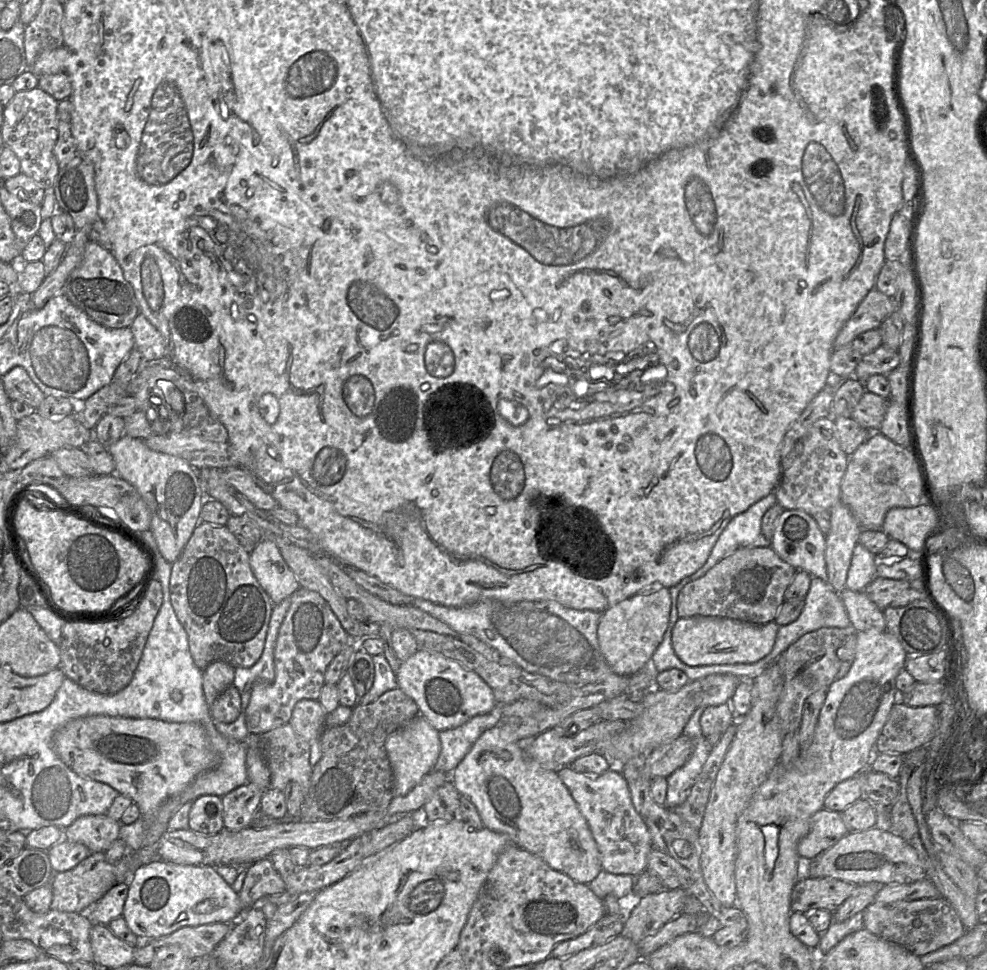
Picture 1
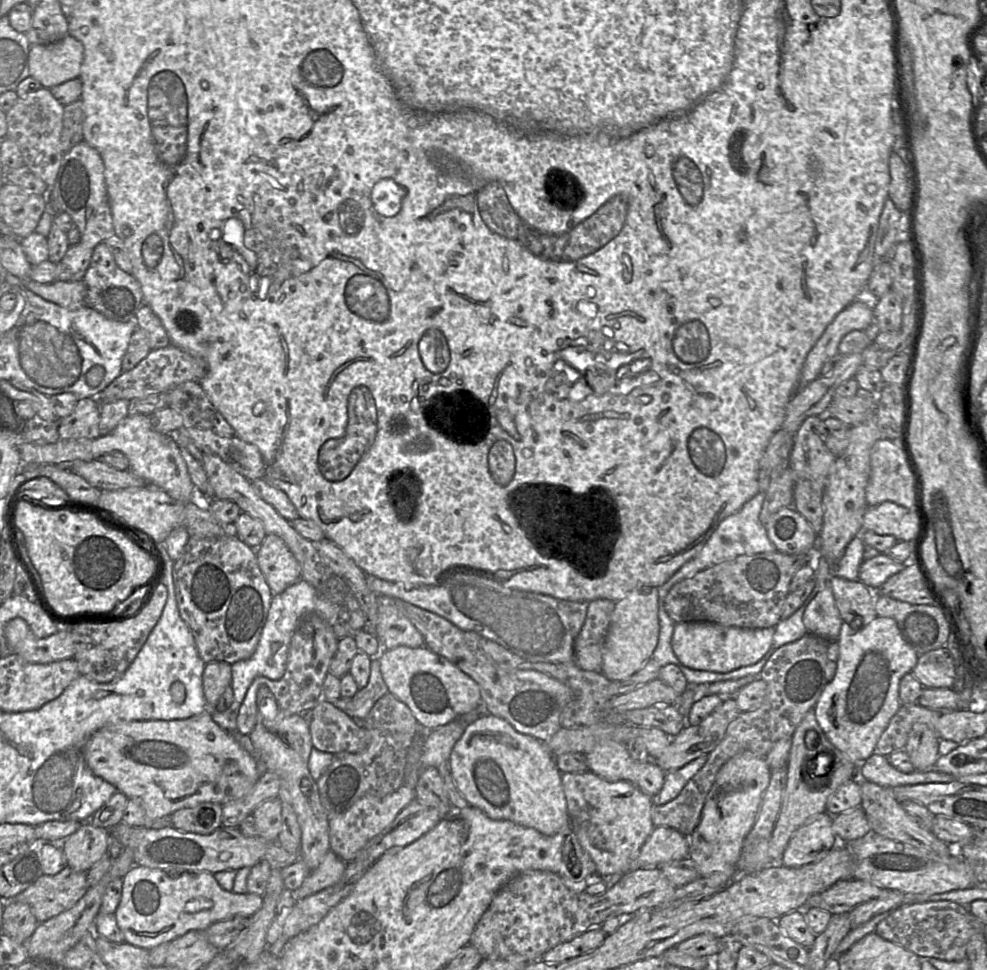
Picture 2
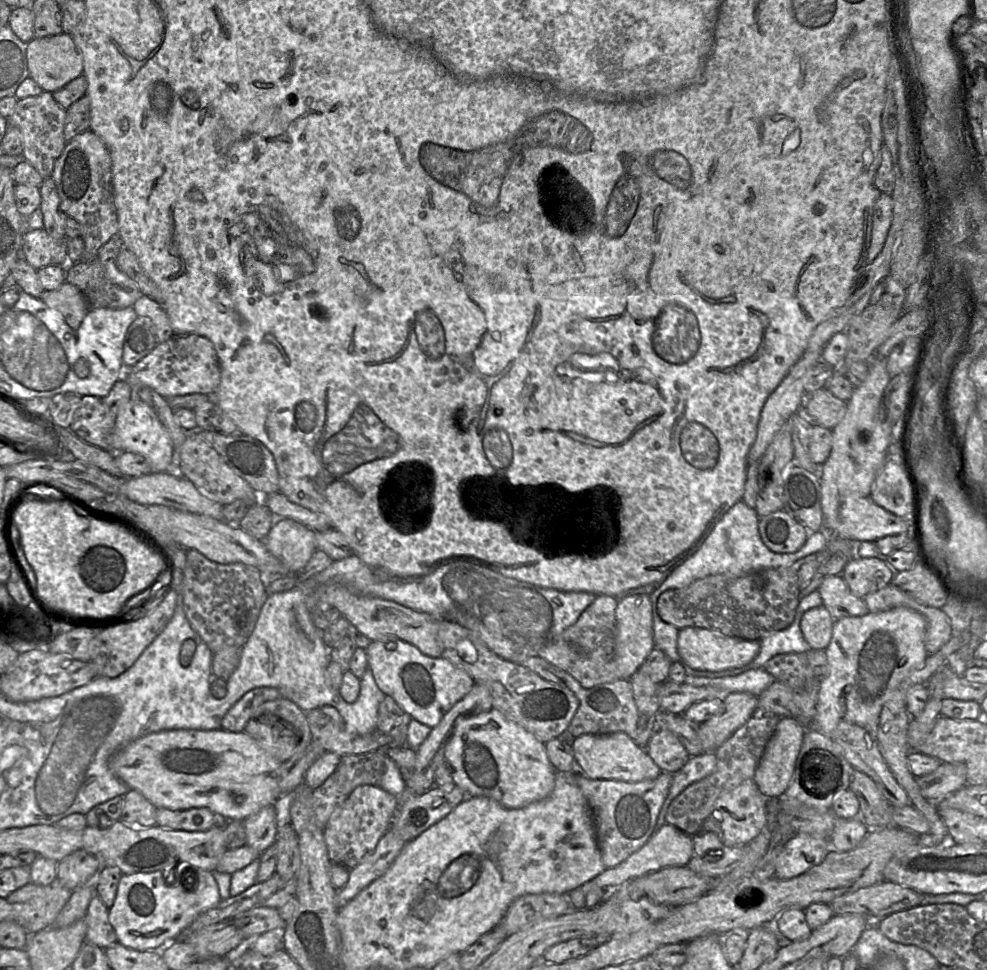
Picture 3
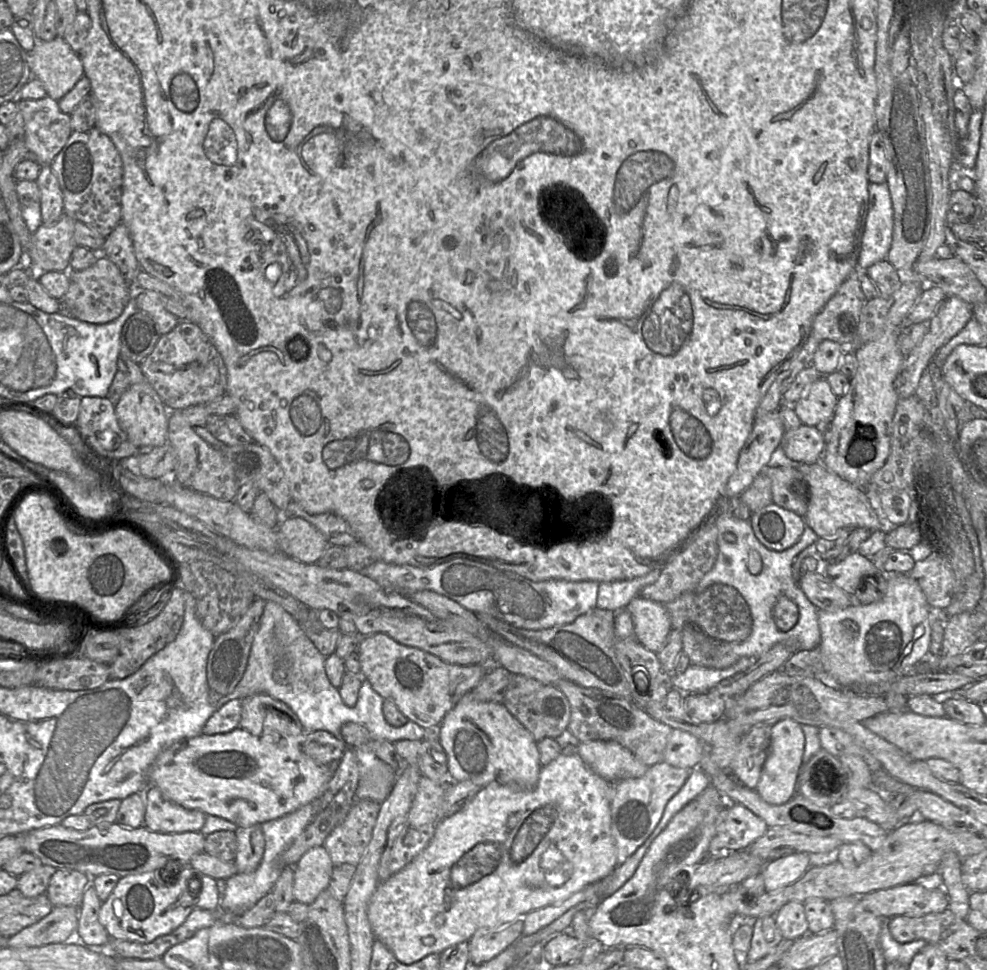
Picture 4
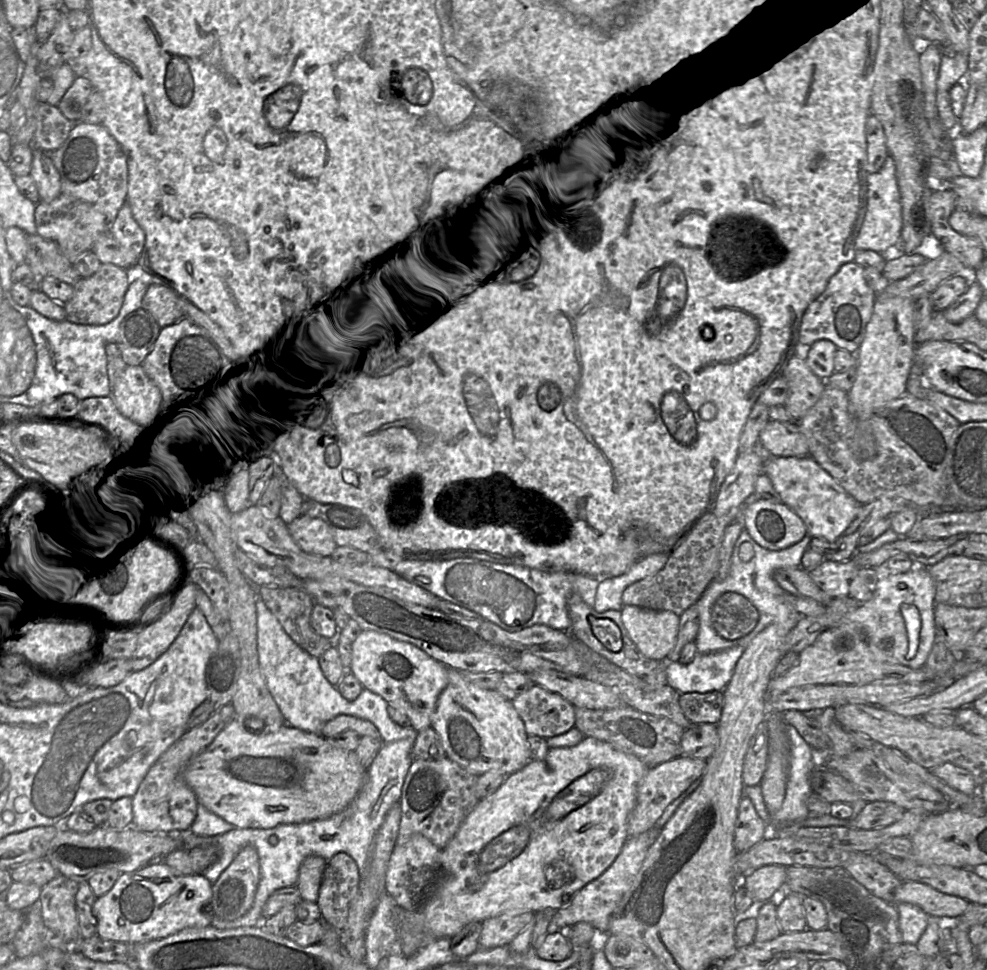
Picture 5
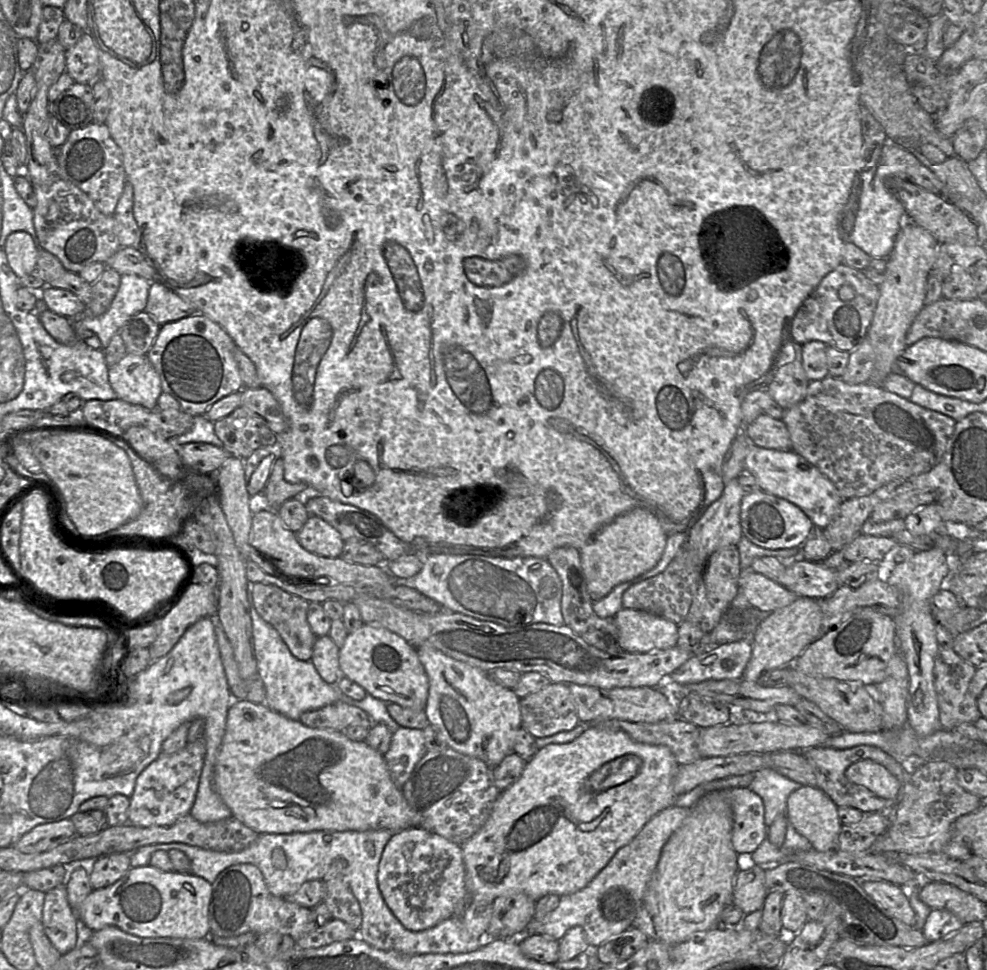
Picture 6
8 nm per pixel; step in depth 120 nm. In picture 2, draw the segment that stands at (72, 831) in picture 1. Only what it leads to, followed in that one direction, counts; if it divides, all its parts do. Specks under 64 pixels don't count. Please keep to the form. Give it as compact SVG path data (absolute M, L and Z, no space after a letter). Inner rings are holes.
M83 822L75 833L61 843L61 848L67 867L78 872L88 872L108 855L109 844L110 835L107 829Z

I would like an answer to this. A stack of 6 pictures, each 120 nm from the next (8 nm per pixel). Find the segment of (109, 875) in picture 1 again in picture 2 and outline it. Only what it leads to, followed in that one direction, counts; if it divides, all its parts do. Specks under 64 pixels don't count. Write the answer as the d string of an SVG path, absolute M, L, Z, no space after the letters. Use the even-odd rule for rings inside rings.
M65 867L56 875L42 875L9 901L28 904L42 923L73 908L88 889L87 872Z

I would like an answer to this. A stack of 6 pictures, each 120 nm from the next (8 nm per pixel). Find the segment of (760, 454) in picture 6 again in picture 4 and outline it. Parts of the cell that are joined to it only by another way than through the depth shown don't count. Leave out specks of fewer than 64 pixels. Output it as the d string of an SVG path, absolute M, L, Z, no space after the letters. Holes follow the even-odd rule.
M821 461L813 464L797 464L809 485L810 499L804 521L818 537L833 538L842 531L867 528L882 530L881 521L873 509L868 493L827 469Z

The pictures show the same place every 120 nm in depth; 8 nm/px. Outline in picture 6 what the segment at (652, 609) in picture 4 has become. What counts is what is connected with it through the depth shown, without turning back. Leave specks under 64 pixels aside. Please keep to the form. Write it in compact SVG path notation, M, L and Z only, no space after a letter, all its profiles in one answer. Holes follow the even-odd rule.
M621 609L614 616L624 652L649 653L677 646L678 624L651 613Z

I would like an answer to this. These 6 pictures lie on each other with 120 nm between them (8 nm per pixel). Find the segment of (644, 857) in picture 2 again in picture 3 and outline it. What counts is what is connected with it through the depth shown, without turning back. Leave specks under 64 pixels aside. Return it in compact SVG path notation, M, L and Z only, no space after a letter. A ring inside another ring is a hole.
M664 824L659 830L654 831L647 842L636 852L616 867L605 869L600 875L586 882L580 888L586 894L589 890L600 887L612 890L625 884L631 879L640 877L647 873L659 871L663 868L686 866L693 857L692 837L672 825Z

